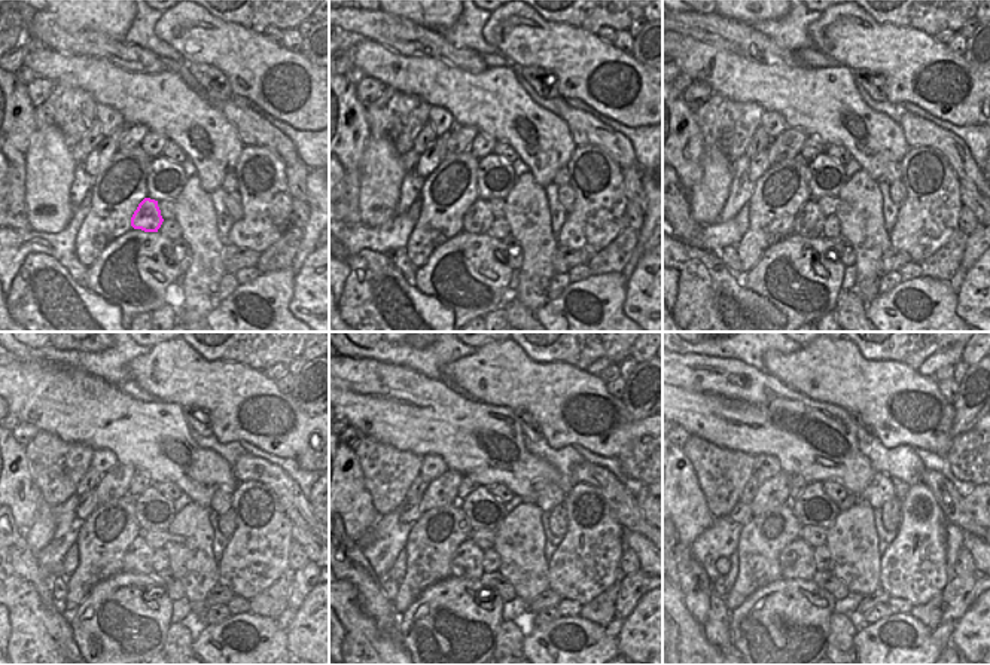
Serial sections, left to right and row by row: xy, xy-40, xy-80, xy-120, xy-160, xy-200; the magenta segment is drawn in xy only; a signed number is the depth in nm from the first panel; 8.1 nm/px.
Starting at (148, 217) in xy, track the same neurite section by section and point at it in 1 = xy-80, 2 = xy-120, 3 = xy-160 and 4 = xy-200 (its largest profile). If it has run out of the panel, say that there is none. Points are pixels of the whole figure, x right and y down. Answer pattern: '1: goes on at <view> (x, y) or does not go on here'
1: goes on at xy-80 (809, 222)
2: goes on at xy-120 (137, 558)
3: goes on at xy-160 (466, 563)
4: goes on at xy-200 (797, 561)

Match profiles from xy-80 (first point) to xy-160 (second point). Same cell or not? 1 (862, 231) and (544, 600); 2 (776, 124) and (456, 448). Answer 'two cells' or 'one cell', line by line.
1: two cells
2: two cells

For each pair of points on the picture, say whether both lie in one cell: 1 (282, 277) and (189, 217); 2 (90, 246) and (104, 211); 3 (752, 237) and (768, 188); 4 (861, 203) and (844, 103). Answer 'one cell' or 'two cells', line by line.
1: two cells
2: one cell
3: one cell
4: two cells

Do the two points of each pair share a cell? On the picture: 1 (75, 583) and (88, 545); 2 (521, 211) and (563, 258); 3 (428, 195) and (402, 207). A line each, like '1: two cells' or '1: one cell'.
1: one cell
2: two cells
3: two cells

